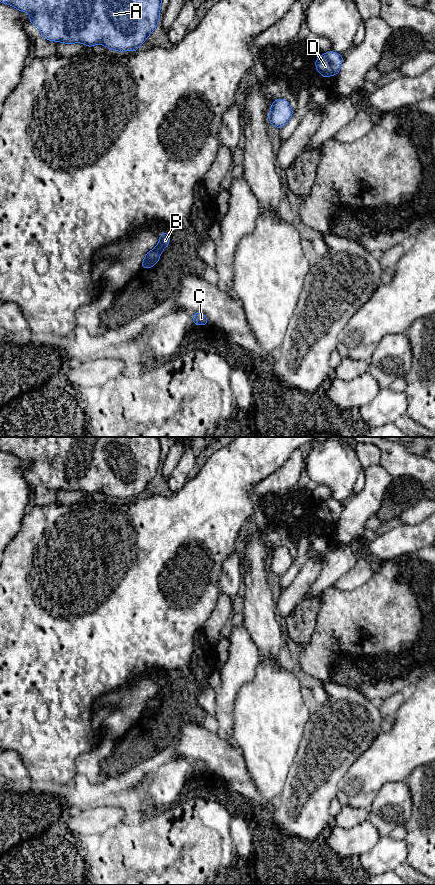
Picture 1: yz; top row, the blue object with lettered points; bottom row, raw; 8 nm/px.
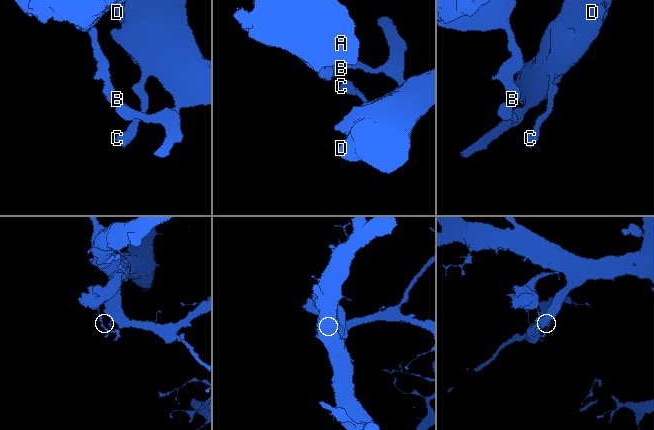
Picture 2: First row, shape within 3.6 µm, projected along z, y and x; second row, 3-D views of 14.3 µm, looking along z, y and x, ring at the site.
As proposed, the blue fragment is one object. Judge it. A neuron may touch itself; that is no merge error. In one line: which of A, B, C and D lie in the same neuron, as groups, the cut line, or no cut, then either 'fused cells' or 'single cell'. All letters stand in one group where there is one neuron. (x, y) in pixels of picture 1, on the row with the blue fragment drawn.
groups A B / C D; cut yz (155, 247), (160, 252); fused cells

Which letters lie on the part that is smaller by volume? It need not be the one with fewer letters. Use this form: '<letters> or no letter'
A, B

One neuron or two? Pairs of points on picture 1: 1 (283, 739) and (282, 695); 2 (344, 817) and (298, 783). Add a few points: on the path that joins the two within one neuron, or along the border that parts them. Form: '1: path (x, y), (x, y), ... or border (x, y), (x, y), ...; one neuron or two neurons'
1: path (282, 728), (282, 706); one neuron
2: border (334, 818), (336, 824); two neurons

